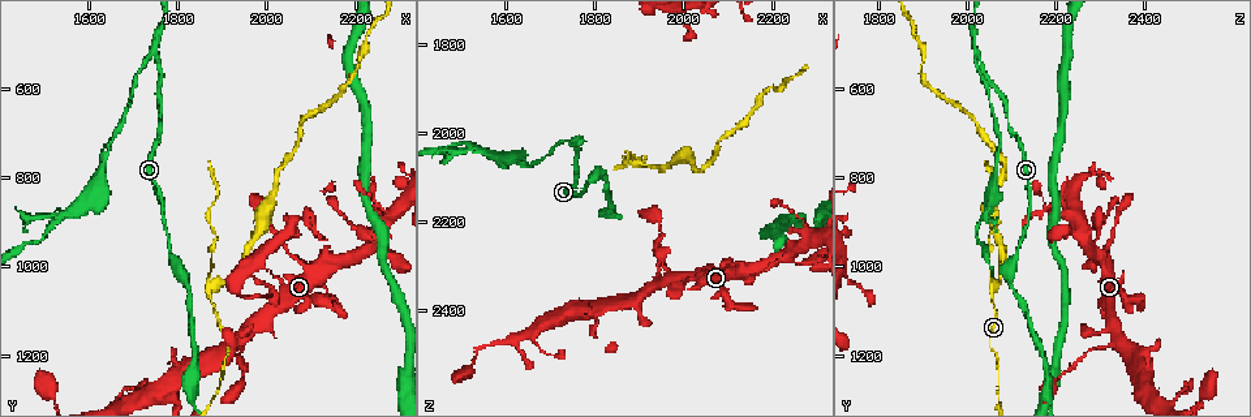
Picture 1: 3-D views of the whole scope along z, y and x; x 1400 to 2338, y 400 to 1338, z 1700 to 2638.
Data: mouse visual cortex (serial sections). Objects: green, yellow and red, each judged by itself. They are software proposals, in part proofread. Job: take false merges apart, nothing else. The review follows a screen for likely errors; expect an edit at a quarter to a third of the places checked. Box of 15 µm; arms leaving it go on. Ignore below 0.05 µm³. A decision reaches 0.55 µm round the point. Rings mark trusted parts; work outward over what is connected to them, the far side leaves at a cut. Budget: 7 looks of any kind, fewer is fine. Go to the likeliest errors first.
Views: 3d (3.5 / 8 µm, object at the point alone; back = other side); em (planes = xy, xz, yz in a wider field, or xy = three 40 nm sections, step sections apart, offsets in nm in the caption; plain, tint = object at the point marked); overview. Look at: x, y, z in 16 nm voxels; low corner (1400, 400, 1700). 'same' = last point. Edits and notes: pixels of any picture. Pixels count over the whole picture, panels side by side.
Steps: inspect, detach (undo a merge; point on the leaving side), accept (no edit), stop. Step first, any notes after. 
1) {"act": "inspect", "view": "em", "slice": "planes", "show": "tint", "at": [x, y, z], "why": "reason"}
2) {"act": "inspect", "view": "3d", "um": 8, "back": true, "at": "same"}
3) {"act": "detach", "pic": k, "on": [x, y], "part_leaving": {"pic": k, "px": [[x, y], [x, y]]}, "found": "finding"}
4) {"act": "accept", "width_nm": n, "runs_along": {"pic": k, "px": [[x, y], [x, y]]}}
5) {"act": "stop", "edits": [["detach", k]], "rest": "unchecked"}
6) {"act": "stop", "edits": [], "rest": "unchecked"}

{"act": "inspect", "view": "3d", "um": 3.5, "back": true, "at": [1745, 520, 2015], "why": "branch point"}

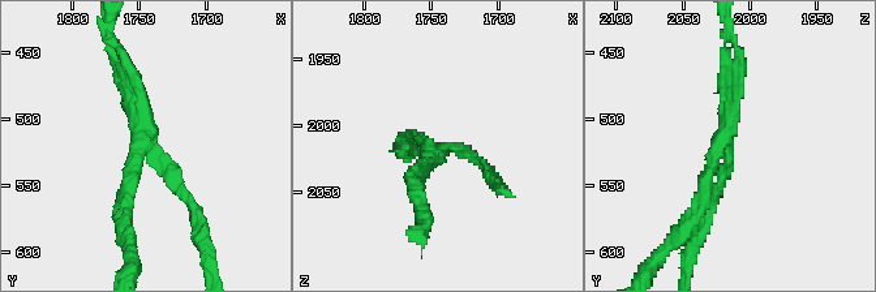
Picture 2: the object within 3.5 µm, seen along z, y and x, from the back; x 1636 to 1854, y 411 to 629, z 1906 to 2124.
{"act": "inspect", "view": "em", "slice": "xy", "step": 5, "show": "tint", "at": [1748, 516, 2022], "arms": 3, "arm_widths_nm": [150, 200, 200], "why": "need the tissue"}

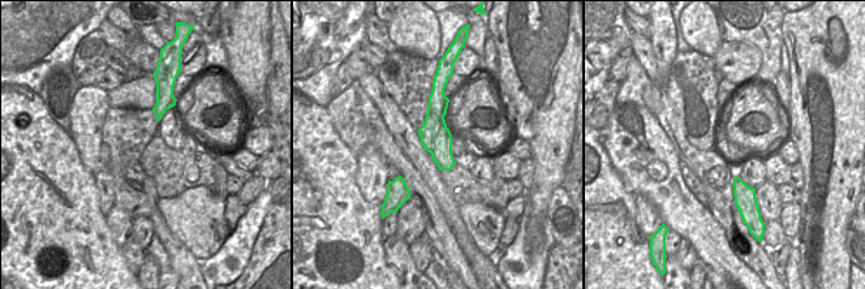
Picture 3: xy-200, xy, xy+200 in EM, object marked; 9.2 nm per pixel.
{"act": "detach", "pic": 2, "on": [184, 194], "width_nm": 280, "part_leaving": {"pic": 2, "px": [[163, 159], [196, 207], [211, 267]]}, "found": "two cells meet here"}

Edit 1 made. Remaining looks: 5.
{"act": "inspect", "view": "overview", "why": "redraw"}

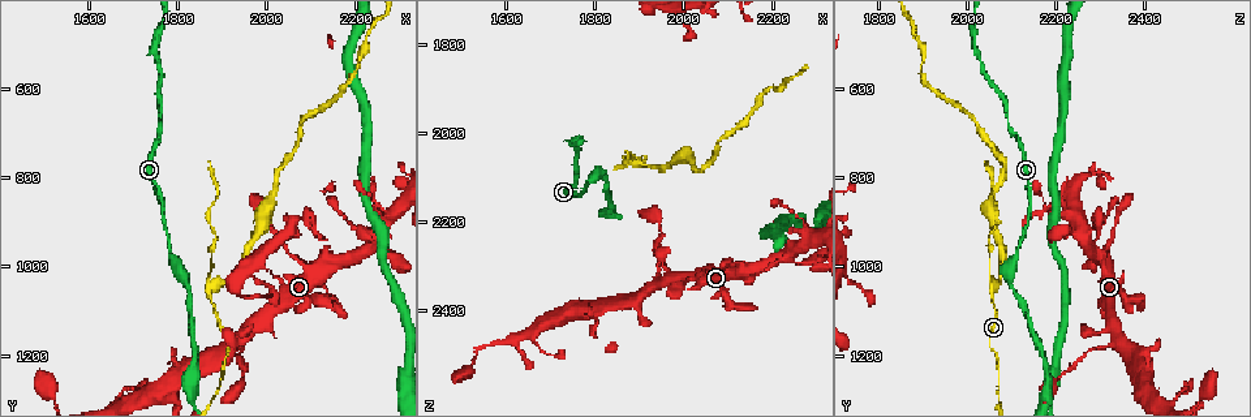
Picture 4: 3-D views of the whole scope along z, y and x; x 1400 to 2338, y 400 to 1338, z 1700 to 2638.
{"act": "inspect", "view": "3d", "um": 8, "back": true, "at": [1870, 1055, 2055], "why": "arms part here"}

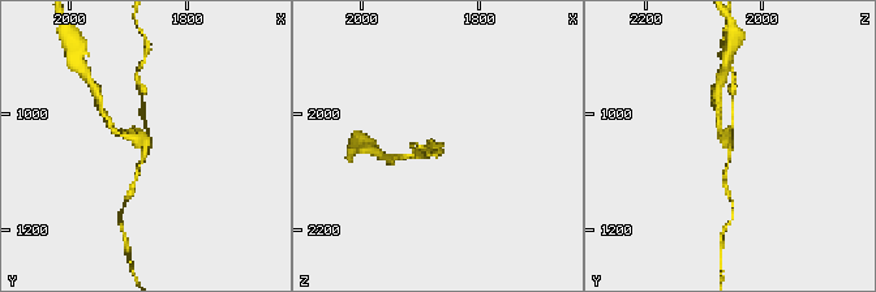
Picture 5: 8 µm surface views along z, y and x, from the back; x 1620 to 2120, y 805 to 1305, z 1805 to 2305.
{"act": "inspect", "view": "3d", "um": 3.5, "at": [1875, 1050, 2055], "why": "closer look"}

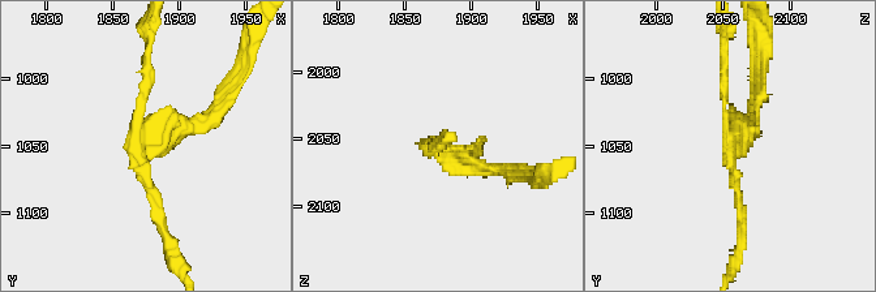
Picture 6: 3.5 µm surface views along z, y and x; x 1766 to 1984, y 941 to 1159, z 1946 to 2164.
{"act": "inspect", "view": "em", "slice": "xy", "step": 5, "show": "tint", "at": [1872, 1056, 2056], "arms": 3, "arm_widths_nm": [100, 150, 200], "why": "now the EM"}

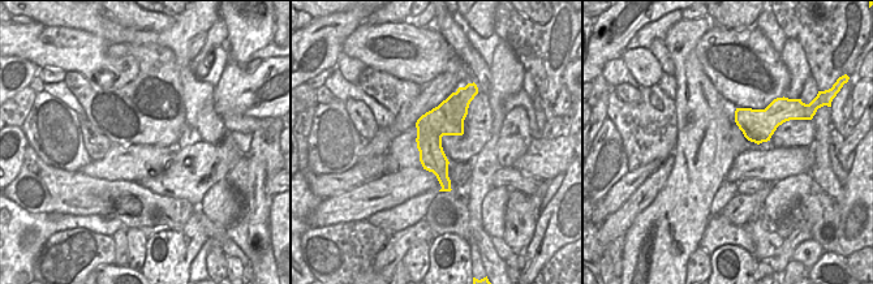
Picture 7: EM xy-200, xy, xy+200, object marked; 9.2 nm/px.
{"act": "detach", "pic": 6, "on": [480, 163], "part_leaving": {"pic": 6, "px": [[442, 154], [531, 180]]}, "found": "a second cell is stuck on"}

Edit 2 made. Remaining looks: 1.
{"act": "stop", "edits": [["detach", 2], ["detach", 6]], "rest": "unchecked"}

